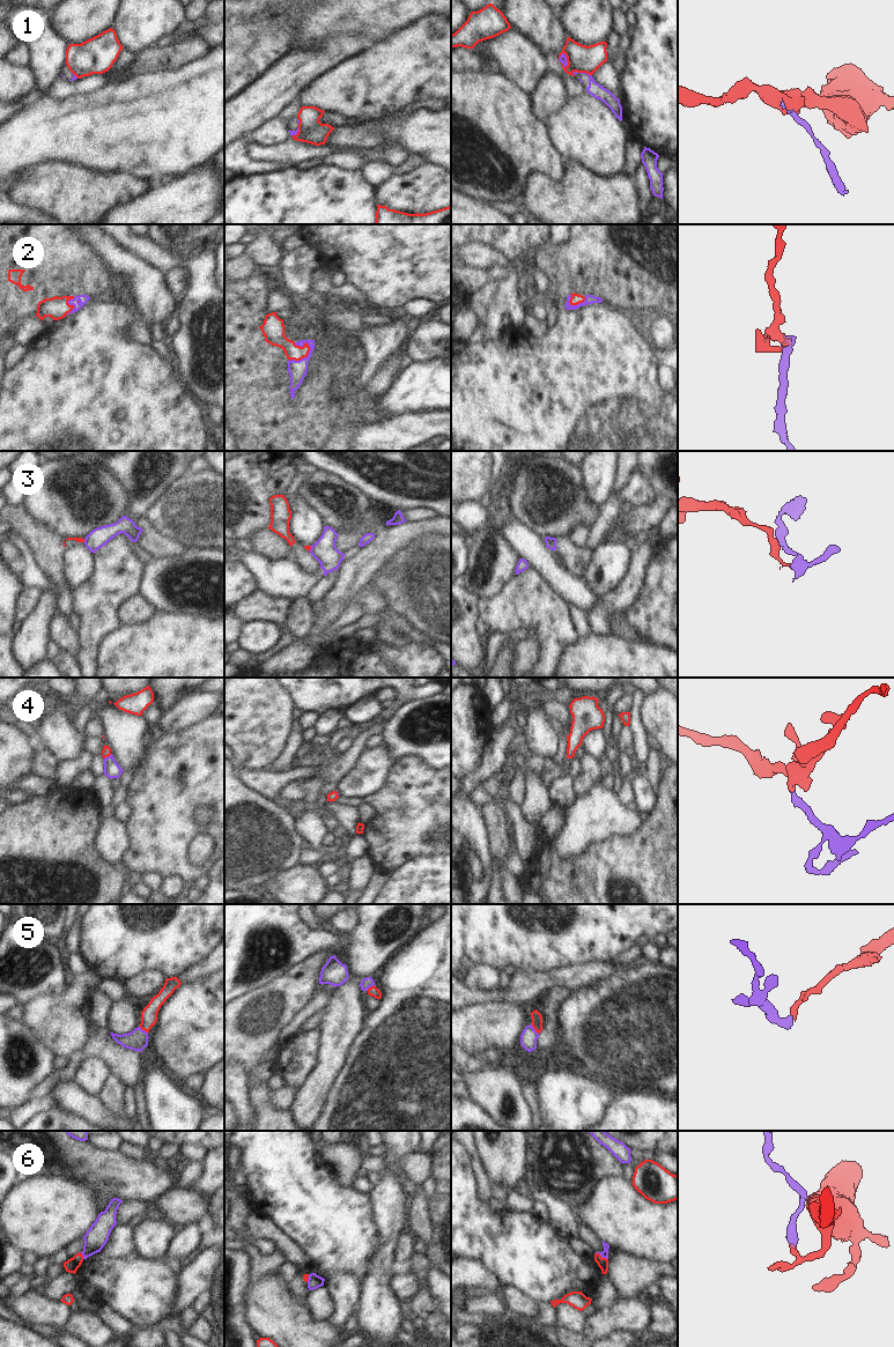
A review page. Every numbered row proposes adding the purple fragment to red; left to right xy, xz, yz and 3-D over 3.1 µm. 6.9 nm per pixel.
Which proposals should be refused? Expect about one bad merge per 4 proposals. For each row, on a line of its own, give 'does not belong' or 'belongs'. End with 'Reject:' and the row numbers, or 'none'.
1: does not belong
2: belongs
3: does not belong
4: belongs
5: belongs
6: does not belong
Reject: 1, 3, 6

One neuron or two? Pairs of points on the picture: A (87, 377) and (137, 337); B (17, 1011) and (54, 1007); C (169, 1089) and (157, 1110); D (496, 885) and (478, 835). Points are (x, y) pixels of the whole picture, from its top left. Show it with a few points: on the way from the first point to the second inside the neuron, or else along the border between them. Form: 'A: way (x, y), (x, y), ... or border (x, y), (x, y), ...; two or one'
A: border (132, 320), (125, 334), (135, 342), (148, 346); two
B: border (23, 1005), (23, 1012), (20, 1018); two
C: way (167, 1094), (160, 1101), (160, 1105); one
D: border (494, 864), (490, 888), (487, 892); two

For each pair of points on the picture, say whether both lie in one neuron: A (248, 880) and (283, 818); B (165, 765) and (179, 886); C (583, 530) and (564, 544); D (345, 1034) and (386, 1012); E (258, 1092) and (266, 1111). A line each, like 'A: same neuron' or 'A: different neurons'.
A: same neuron
B: different neurons
C: different neurons
D: different neurons
E: same neuron

